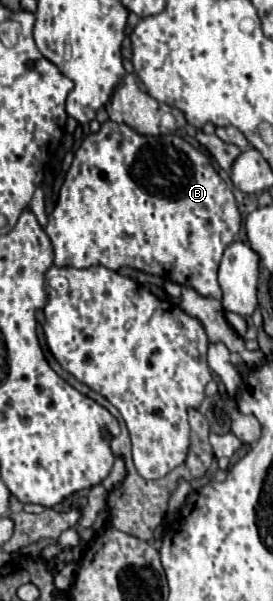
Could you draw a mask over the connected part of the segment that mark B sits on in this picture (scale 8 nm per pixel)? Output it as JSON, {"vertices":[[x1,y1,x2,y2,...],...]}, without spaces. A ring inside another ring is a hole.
{"vertices":[[107,120,105,124,101,124,101,130,97,134,89,134,83,144,79,146,79,150,75,152,75,160,65,176,65,182,61,186,59,192,59,202,55,206,55,210,49,216,49,224,45,228,47,236,51,238,53,250,55,250,55,266,73,266,73,268,91,268,91,266,105,266,109,270,119,270,123,266,147,272,147,274,155,274,161,276,165,280,177,282,181,286,191,286,195,288,201,296,211,296,211,298,221,298,221,288,217,282,217,268,223,256,223,250,235,242,239,238,239,228,241,228,241,216,235,204,235,196,229,190,229,186,221,180,221,176,215,172,215,168,211,166,211,160,199,152,197,148,193,148,187,140,183,140,177,134,163,134,163,136,143,136,139,132,135,132,133,128,125,126,125,124,117,124]]}

